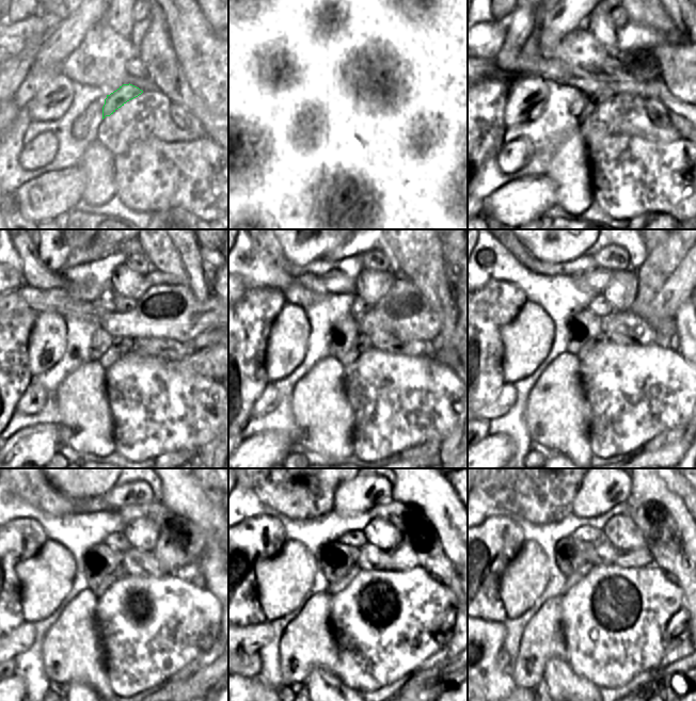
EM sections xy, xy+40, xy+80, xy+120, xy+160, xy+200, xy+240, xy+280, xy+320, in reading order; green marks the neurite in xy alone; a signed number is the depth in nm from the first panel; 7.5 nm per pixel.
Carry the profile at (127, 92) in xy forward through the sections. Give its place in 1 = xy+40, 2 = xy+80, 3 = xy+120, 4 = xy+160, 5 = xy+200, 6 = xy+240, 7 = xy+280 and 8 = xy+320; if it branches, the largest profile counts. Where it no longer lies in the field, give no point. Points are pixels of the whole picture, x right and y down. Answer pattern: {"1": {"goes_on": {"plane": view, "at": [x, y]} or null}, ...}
{"1": {"goes_on": {"plane": "xy+40", "at": [353, 100]}}, "2": {"goes_on": {"plane": "xy+80", "at": [595, 100]}}, "3": {"goes_on": {"plane": "xy+120", "at": [120, 345]}}, "4": {"goes_on": {"plane": "xy+160", "at": [362, 343]}}, "5": {"goes_on": {"plane": "xy+200", "at": [600, 338]}}, "6": {"goes_on": {"plane": "xy+240", "at": [119, 572]}}, "7": {"goes_on": {"plane": "xy+280", "at": [334, 588]}}, "8": {"goes_on": {"plane": "xy+320", "at": [575, 577]}}}

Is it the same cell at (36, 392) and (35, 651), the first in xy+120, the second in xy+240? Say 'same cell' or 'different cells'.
different cells

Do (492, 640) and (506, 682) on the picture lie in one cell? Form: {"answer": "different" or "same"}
{"answer": "same"}

